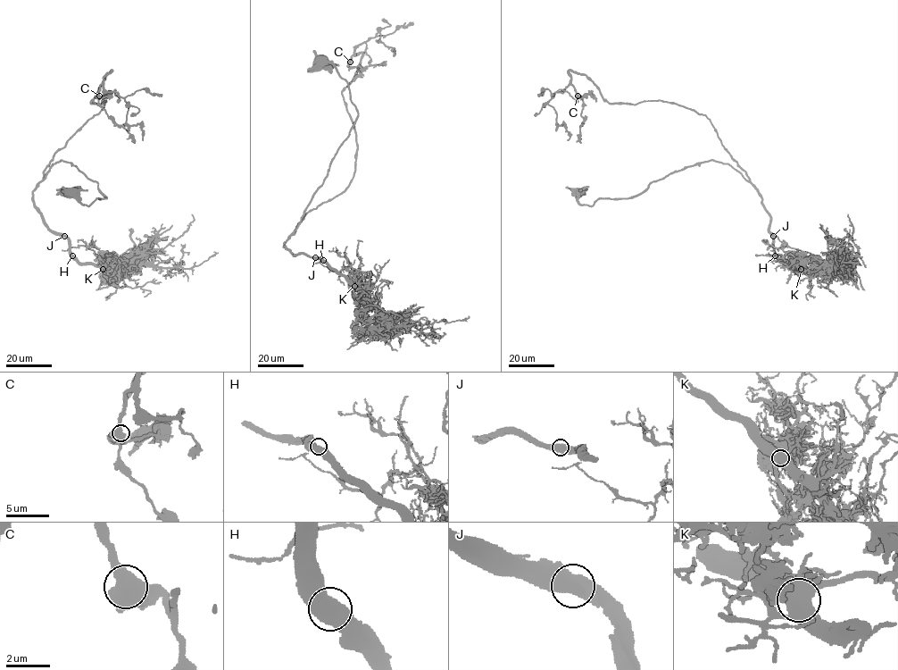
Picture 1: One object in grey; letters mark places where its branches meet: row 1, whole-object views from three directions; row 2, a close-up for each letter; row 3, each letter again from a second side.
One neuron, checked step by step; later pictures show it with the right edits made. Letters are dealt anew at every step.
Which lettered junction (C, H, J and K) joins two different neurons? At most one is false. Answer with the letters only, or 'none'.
none

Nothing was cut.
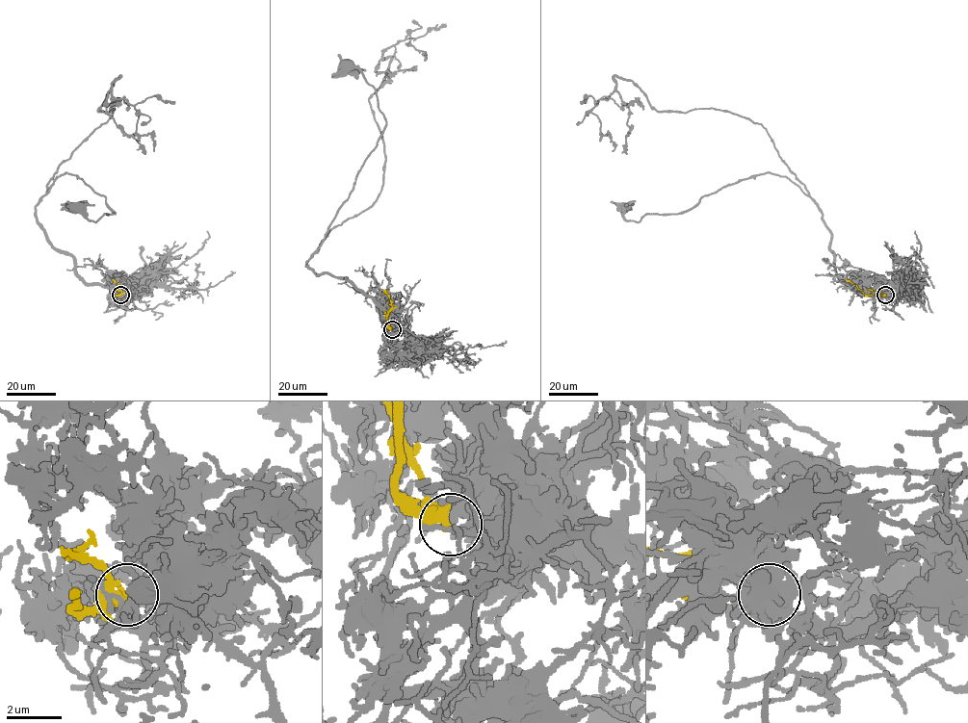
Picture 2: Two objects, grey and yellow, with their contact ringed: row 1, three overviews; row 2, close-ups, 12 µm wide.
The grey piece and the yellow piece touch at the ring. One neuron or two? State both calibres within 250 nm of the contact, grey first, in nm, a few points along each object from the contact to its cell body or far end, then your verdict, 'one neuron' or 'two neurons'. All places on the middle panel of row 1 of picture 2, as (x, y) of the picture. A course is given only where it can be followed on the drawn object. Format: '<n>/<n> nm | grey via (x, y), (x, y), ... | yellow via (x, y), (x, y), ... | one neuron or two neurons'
200/480 nm | grey via (392, 329), (394, 321), (347, 278), (318, 274), (307, 266), (386, 124), (376, 90), (357, 68), (347, 67) | yellow via (392, 329), (387, 325), (392, 302), (384, 290) | two neurons

